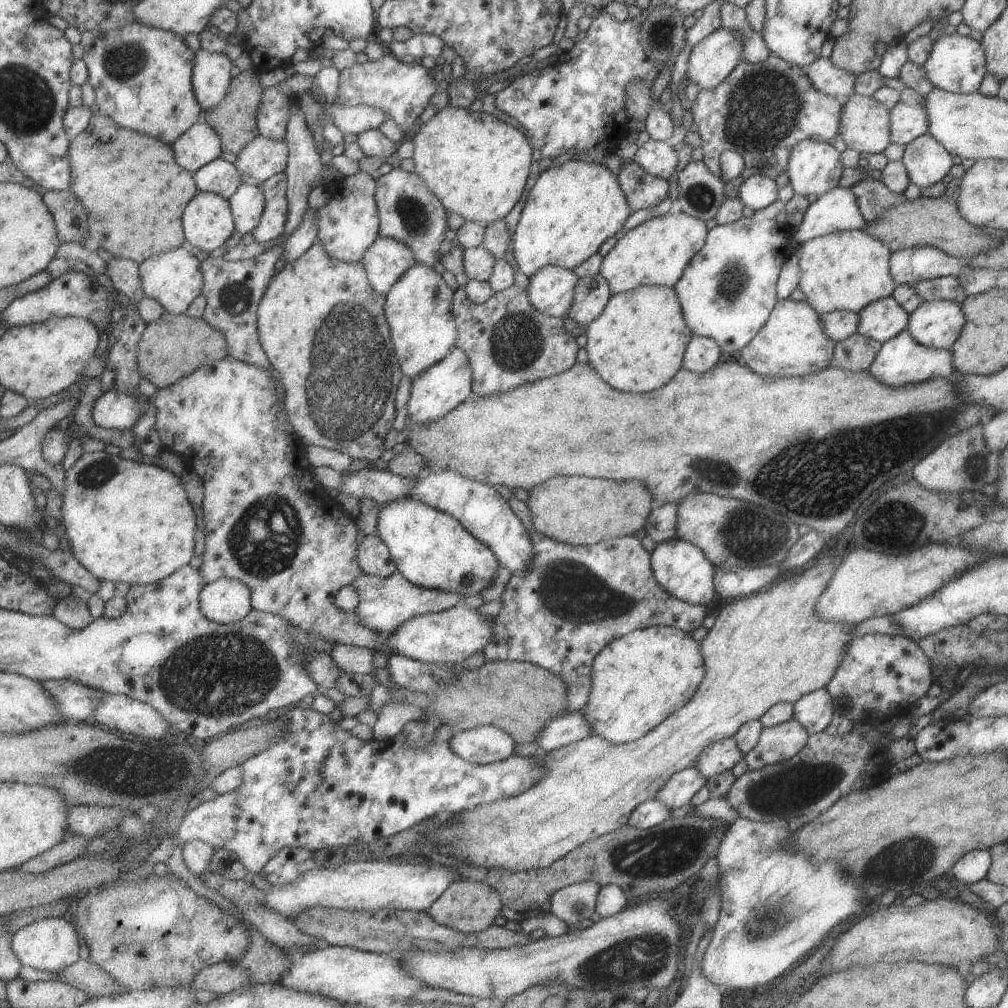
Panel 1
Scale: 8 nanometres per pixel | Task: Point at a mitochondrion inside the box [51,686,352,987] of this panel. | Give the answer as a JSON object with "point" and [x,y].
{"point":[129,773]}

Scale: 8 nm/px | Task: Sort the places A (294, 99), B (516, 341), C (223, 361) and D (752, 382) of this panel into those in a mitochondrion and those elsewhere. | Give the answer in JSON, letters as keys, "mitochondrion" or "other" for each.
{"A":"other","B":"mitochondrion","C":"other","D":"other"}

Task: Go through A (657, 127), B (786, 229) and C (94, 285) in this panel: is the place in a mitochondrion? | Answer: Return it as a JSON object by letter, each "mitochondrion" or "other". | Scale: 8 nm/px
{"A":"other","B":"other","C":"other"}

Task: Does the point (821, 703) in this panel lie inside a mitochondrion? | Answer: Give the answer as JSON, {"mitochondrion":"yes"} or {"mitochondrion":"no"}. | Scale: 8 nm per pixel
{"mitochondrion":"no"}

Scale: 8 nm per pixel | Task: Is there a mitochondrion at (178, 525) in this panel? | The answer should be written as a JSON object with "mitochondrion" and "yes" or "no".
{"mitochondrion":"no"}

